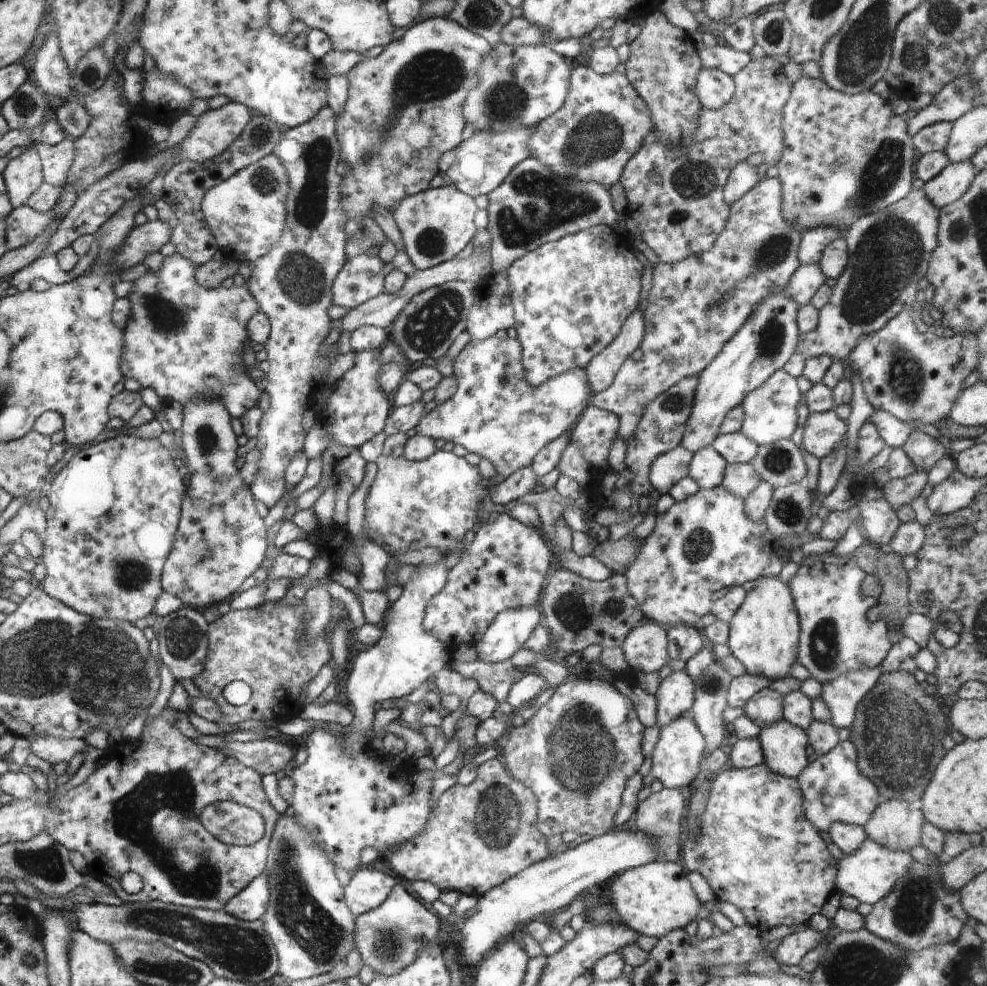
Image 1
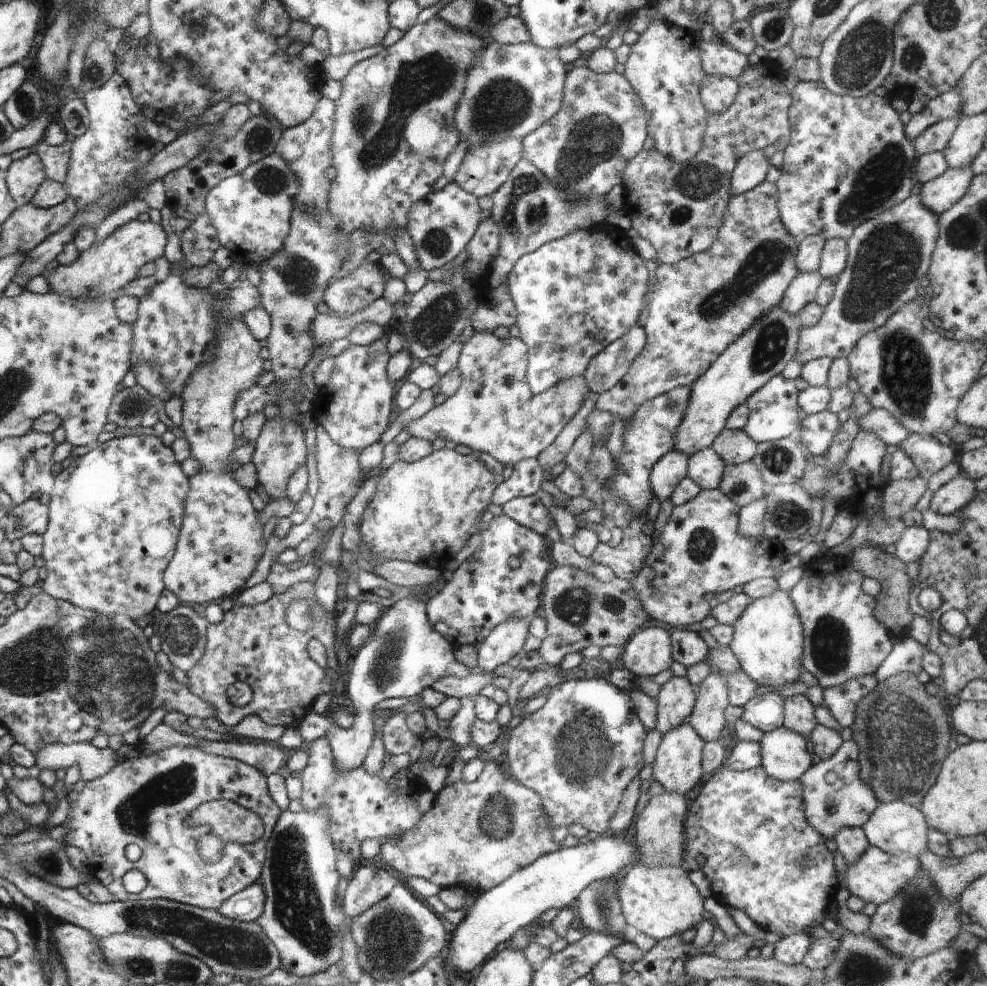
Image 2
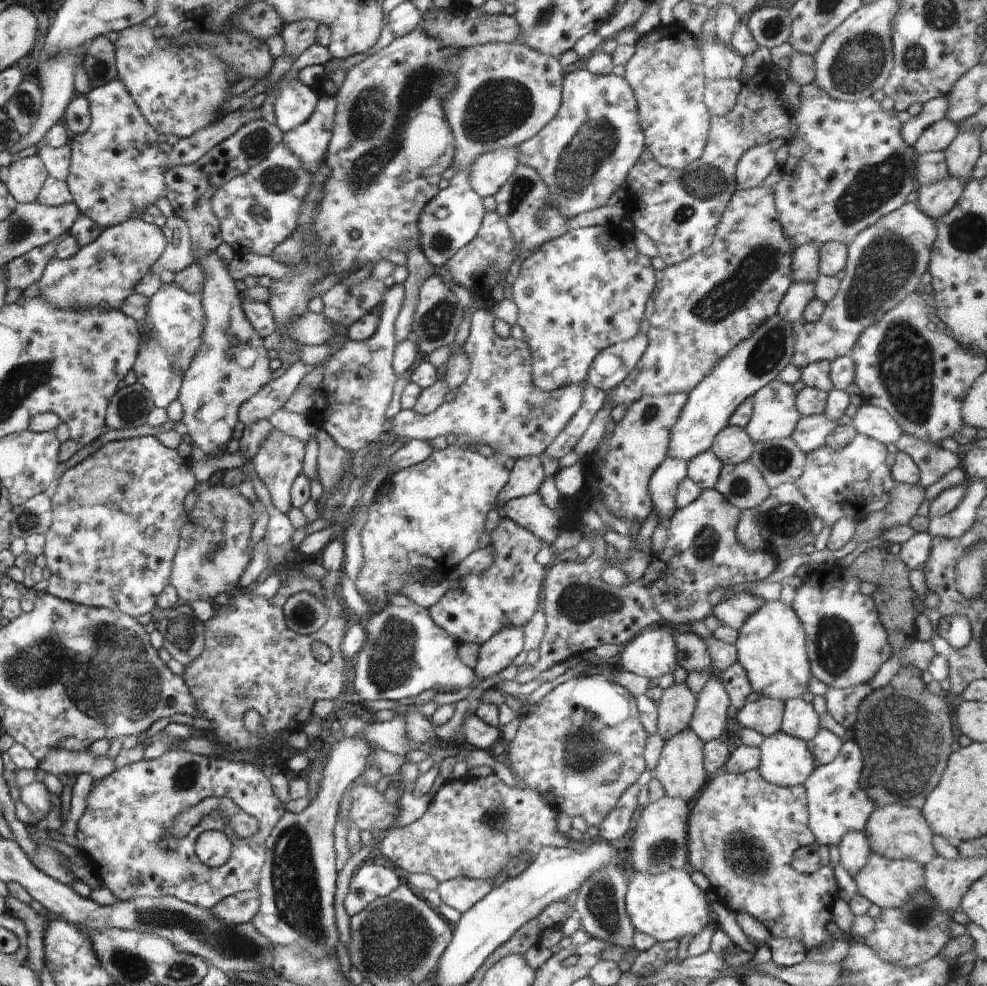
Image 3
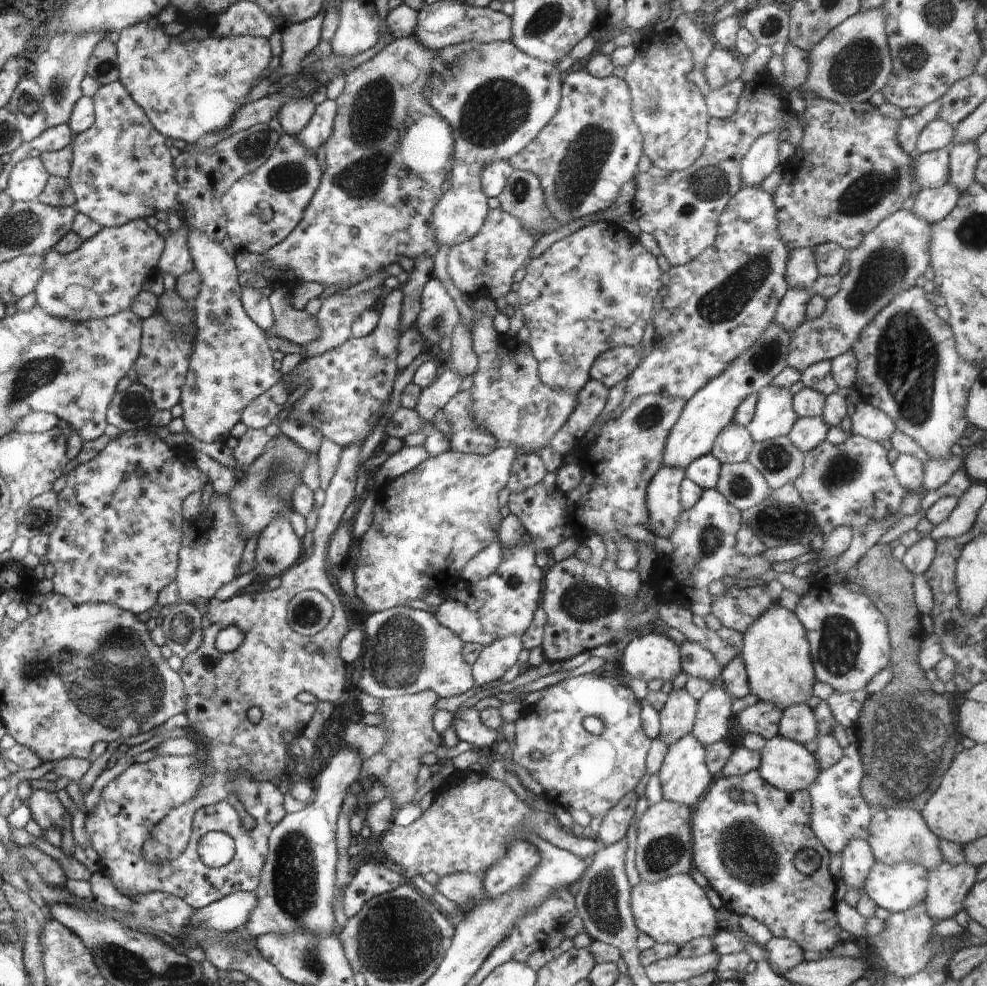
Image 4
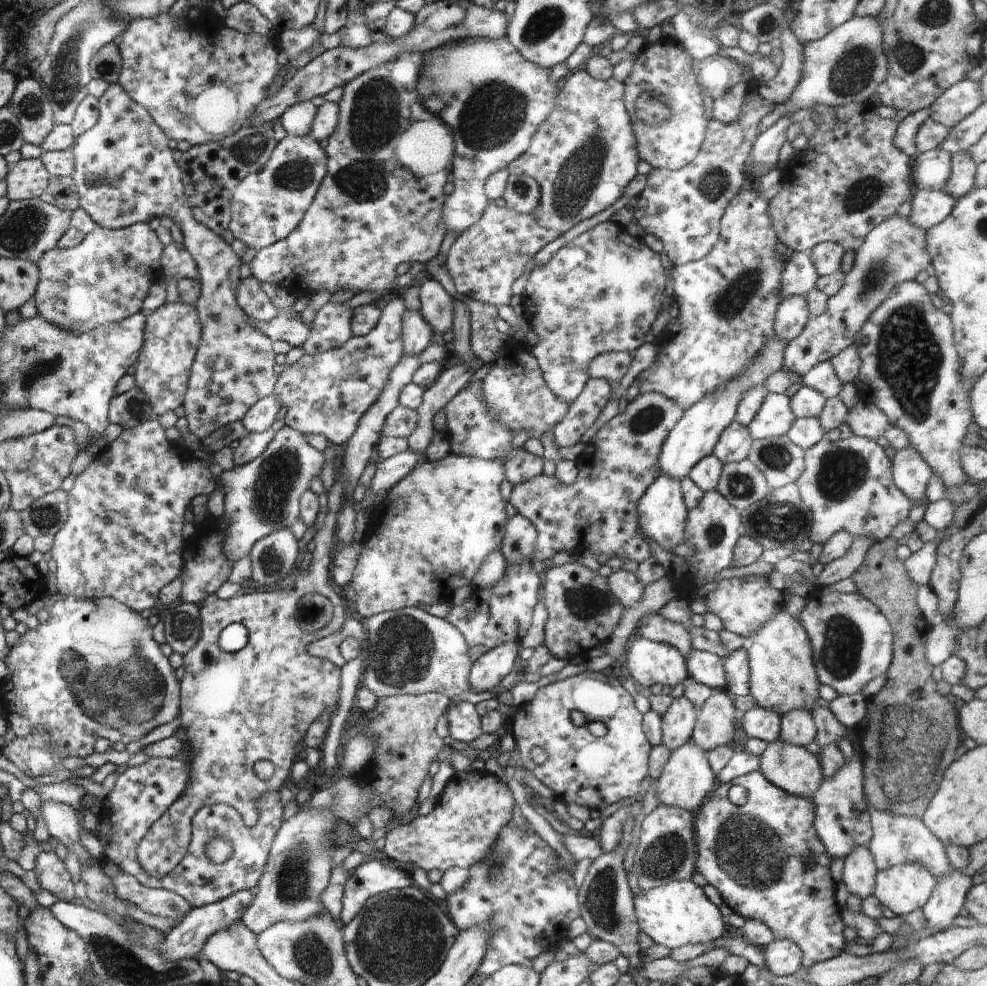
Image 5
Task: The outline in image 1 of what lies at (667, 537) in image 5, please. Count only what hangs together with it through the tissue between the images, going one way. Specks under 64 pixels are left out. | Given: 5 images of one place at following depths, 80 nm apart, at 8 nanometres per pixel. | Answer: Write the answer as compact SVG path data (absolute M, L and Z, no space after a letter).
M678 445L676 448L661 454L654 459L649 470L649 481L654 490L660 494L668 494L670 489L681 478L689 476L689 464L693 452Z

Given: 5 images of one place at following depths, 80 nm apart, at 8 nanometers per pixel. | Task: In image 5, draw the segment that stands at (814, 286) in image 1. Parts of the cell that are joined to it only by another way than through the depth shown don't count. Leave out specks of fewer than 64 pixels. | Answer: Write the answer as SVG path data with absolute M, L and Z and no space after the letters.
M794 295L780 300L773 327L778 339L789 343L796 338L810 320L806 295Z

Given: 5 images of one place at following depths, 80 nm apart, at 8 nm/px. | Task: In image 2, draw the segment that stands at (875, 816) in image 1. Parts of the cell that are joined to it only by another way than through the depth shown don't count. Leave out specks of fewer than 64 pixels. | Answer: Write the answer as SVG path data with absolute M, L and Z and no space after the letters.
M901 800L880 802L863 829L870 845L891 855L910 855L918 858L930 851L927 845L929 826L925 816L917 807Z

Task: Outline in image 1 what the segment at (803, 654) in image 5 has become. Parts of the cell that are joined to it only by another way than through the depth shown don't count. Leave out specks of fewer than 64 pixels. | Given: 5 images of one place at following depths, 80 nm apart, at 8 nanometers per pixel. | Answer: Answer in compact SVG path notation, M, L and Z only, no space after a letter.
M762 577L730 619L727 645L746 673L779 680L790 676L790 668L797 662L800 629L789 585L778 577Z

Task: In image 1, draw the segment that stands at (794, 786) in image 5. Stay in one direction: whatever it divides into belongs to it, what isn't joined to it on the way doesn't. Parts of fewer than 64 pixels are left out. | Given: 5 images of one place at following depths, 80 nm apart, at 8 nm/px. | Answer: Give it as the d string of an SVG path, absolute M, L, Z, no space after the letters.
M784 718L780 722L761 729L758 739L762 745L764 763L767 764L768 769L776 774L797 778L810 763L811 759L806 756L805 751L808 743L807 732L796 725L791 725Z

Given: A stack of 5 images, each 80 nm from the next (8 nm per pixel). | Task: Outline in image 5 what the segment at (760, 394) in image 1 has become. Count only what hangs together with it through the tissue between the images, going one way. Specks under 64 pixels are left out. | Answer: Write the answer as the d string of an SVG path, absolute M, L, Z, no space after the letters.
M767 392L758 414L747 427L753 439L779 437L787 434L795 419L790 397Z

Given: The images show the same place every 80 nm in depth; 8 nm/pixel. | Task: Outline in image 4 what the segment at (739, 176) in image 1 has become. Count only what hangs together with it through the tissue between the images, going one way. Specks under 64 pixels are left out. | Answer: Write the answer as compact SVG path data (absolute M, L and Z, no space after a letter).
M780 127L771 130L750 145L749 151L741 160L743 186L761 184L762 180L772 174L774 168L778 166L778 144L781 142L778 136L781 131Z

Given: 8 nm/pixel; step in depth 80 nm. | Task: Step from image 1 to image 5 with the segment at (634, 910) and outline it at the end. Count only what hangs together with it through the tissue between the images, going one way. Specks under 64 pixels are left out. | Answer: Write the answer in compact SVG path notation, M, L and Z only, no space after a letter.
M692 879L672 881L656 889L640 889L633 897L634 908L642 933L646 933L654 943L675 949L684 945L704 945L721 940L726 924L722 920L720 909L705 895L704 889L697 886Z

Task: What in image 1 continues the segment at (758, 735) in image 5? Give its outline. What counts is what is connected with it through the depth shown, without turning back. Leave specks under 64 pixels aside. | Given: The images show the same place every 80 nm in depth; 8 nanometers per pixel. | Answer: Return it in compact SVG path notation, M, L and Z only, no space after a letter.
M766 687L743 706L745 715L761 729L783 719L783 696Z

